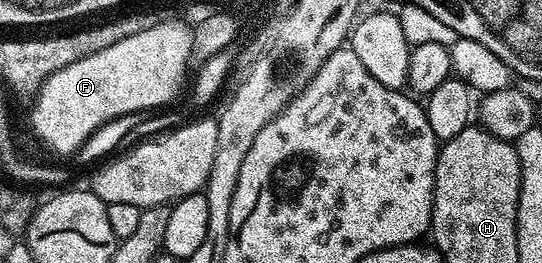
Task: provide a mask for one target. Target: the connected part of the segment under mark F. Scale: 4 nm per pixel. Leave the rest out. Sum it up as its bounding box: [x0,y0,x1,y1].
[30,19,194,154]

